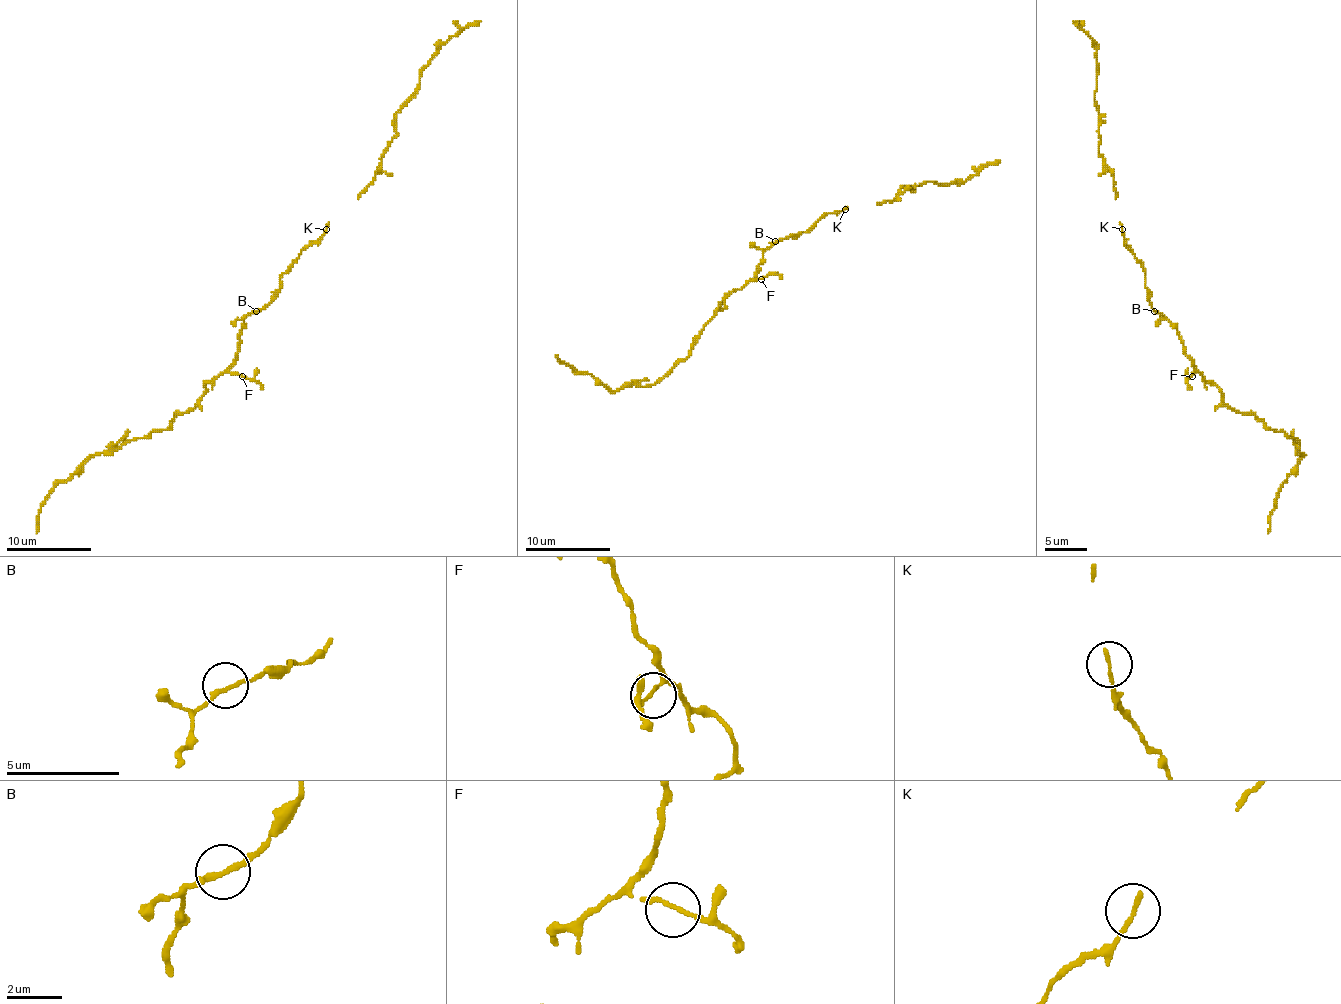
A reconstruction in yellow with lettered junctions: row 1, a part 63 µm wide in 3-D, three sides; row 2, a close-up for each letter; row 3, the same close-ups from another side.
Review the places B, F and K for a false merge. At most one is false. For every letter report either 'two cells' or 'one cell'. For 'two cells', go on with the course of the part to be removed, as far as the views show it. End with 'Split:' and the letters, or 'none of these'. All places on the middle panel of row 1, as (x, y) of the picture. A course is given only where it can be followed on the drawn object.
B: one cell
F: one cell
K: two cells
Split: K

